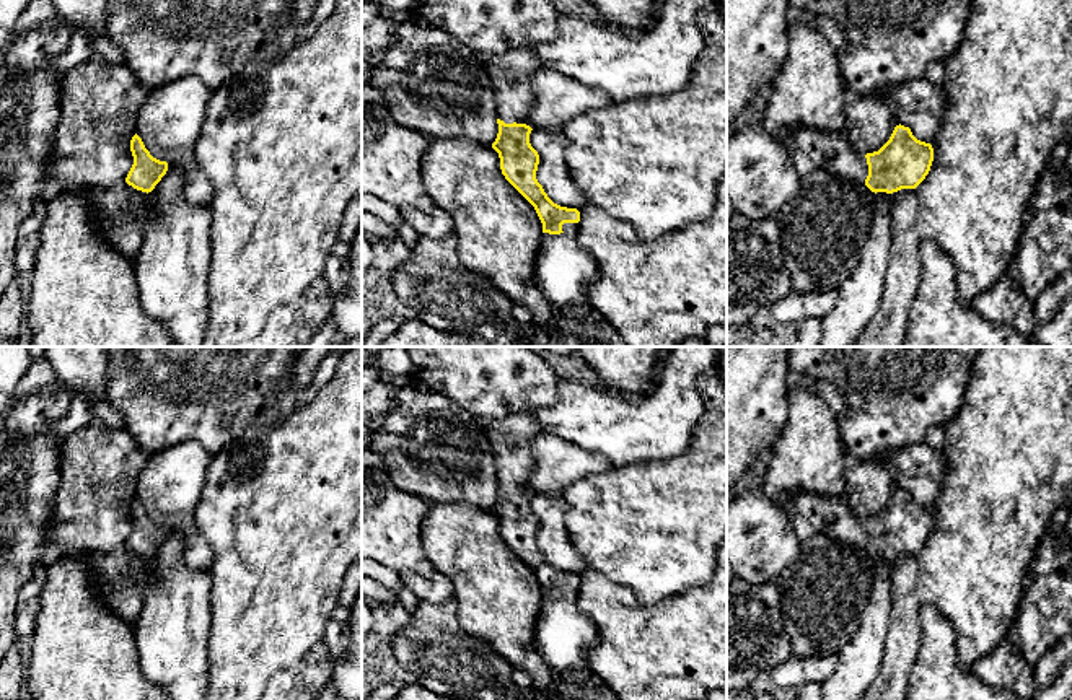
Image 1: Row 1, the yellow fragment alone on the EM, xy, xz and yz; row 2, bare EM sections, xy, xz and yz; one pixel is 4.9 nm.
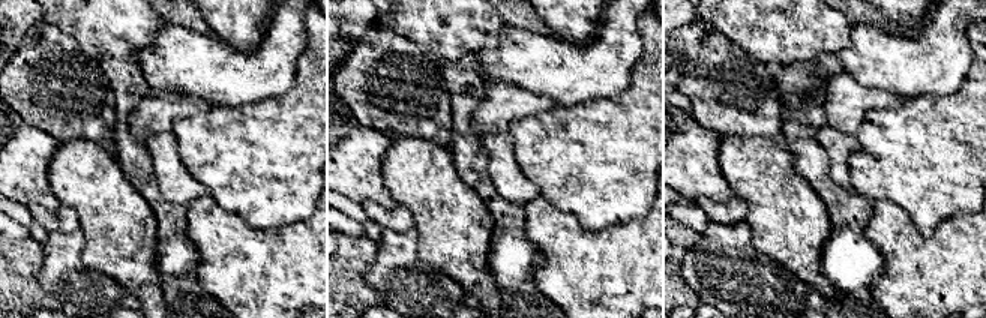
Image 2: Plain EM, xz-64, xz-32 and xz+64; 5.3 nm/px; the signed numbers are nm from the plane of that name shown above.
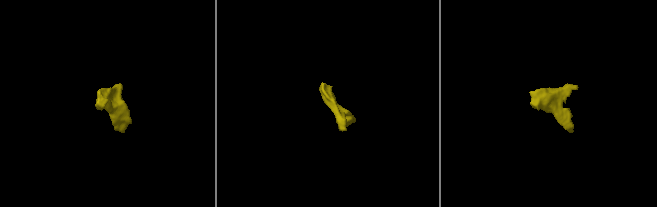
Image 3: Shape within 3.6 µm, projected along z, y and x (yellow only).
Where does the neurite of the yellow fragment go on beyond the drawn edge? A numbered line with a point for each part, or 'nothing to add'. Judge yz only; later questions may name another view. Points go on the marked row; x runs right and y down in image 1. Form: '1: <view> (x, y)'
1: yz (833, 152)

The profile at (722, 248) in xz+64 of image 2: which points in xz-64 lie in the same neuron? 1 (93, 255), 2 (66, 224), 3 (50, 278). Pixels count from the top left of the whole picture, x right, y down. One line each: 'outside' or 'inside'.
1: outside
2: outside
3: inside

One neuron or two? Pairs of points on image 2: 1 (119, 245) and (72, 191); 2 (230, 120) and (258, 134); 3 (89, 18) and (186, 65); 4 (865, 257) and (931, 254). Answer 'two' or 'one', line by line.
1: one
2: one
3: two
4: two

